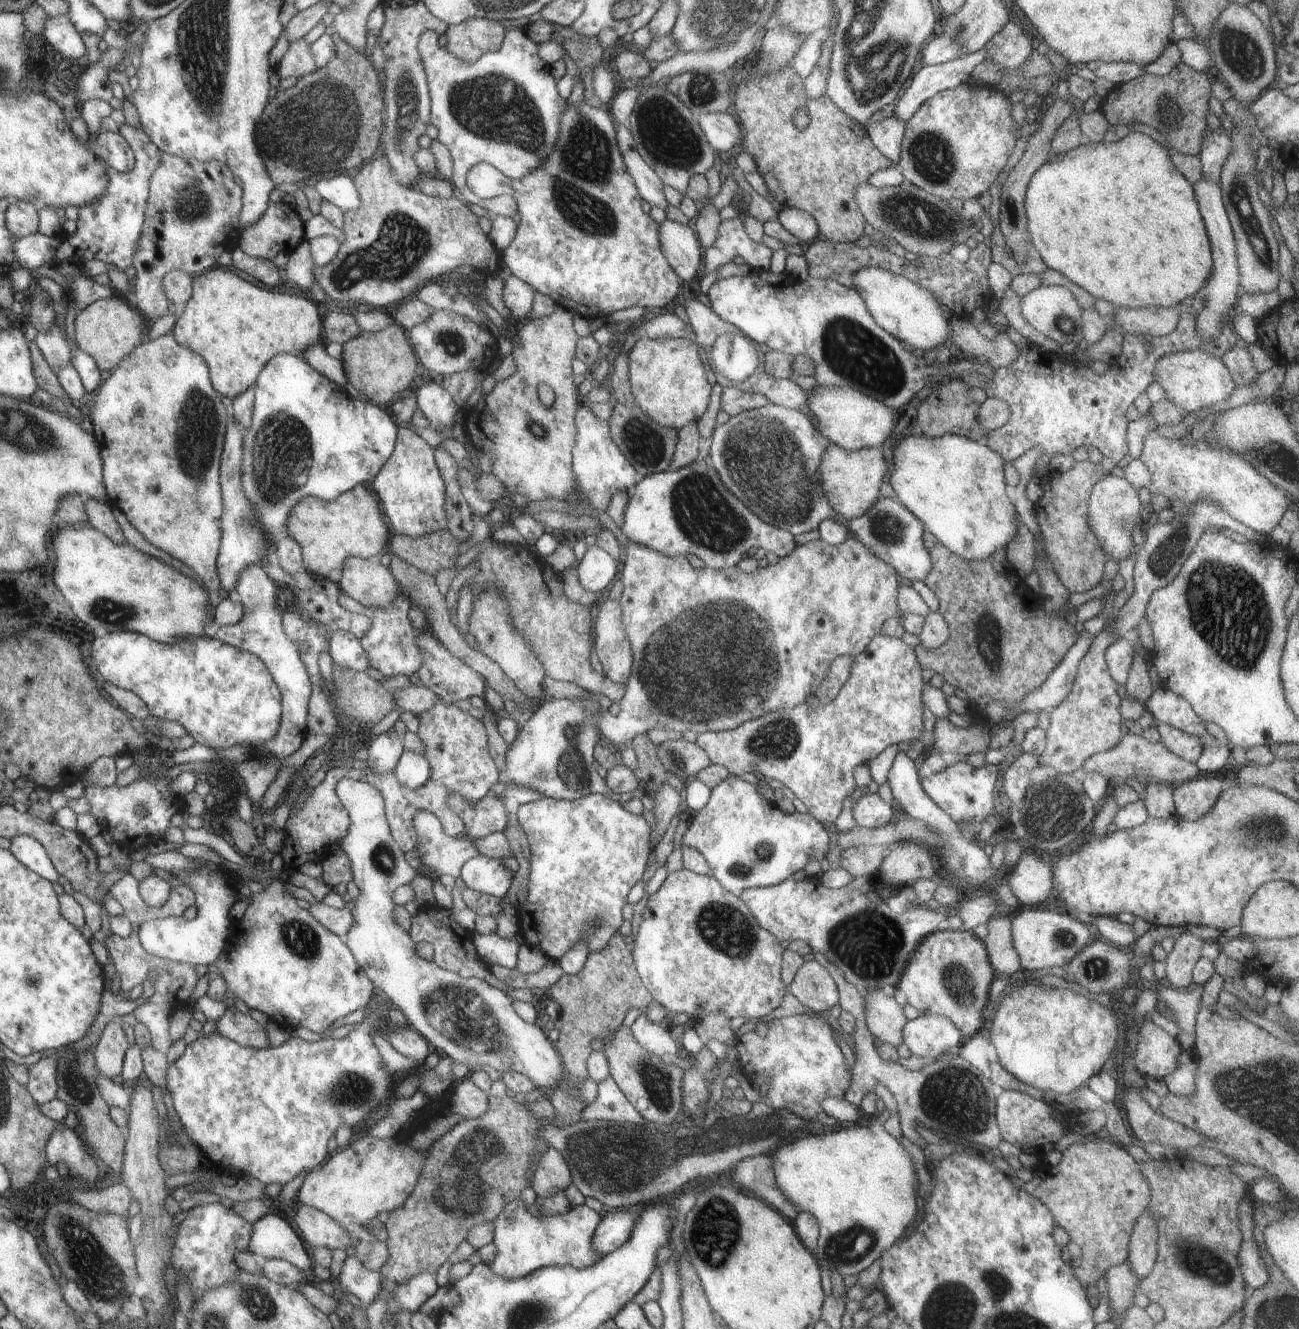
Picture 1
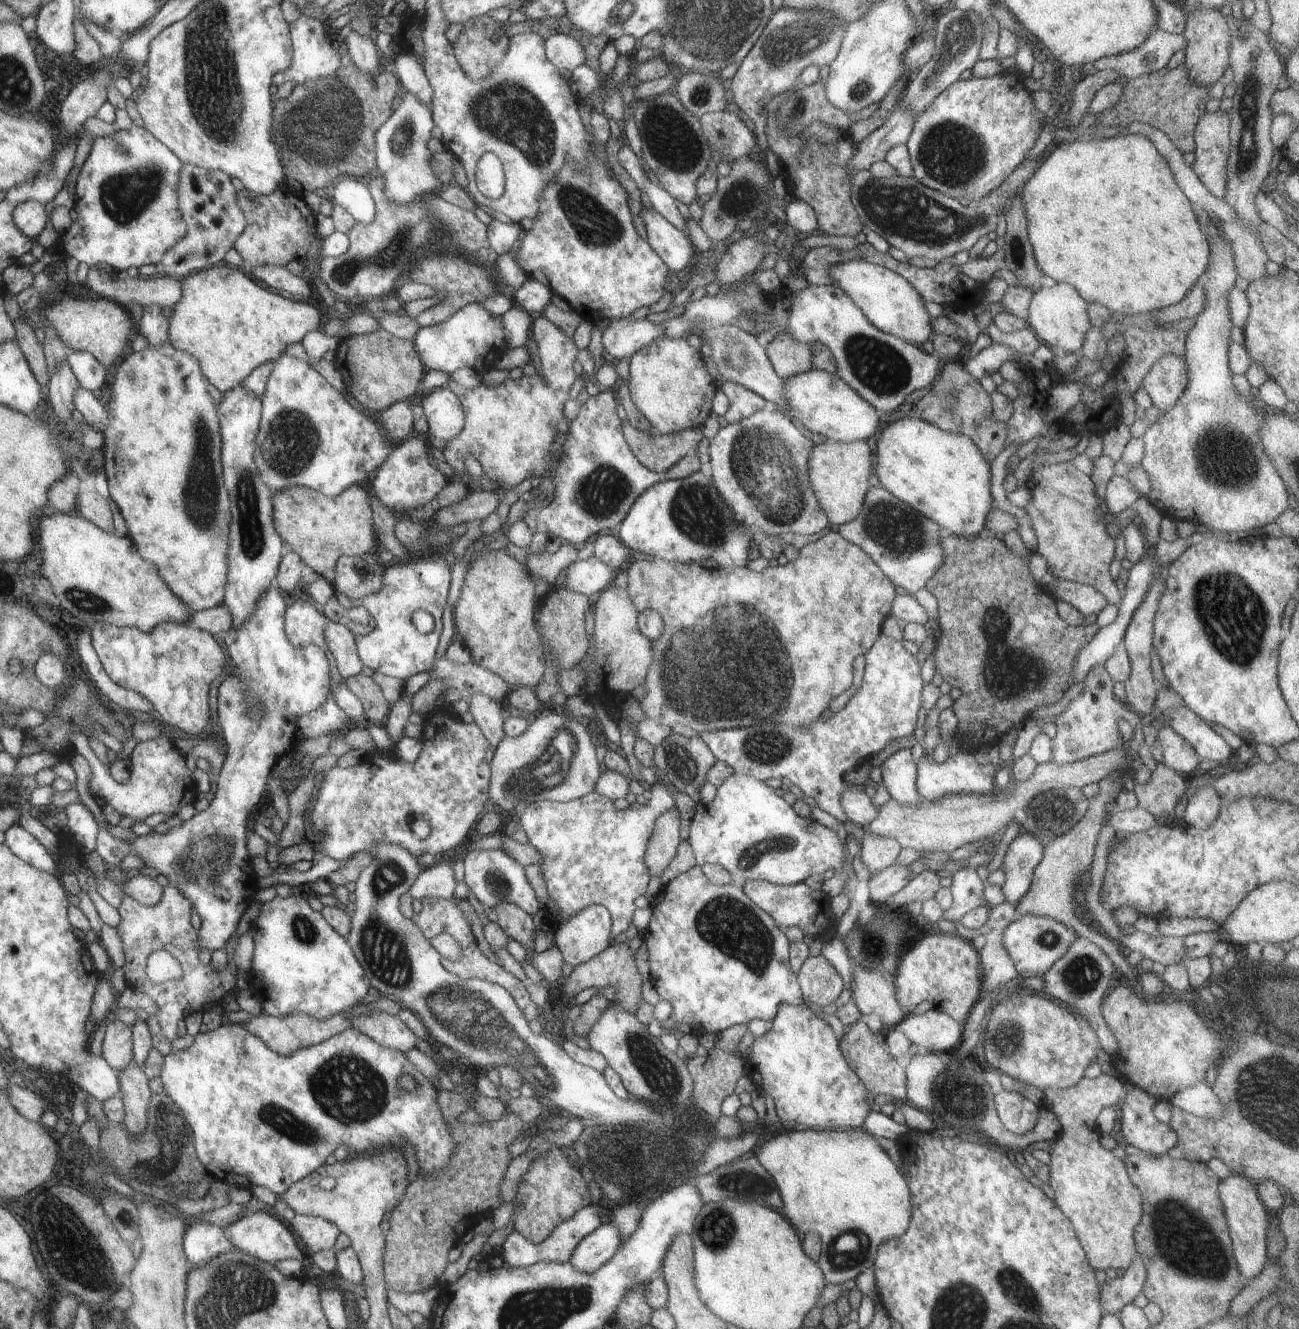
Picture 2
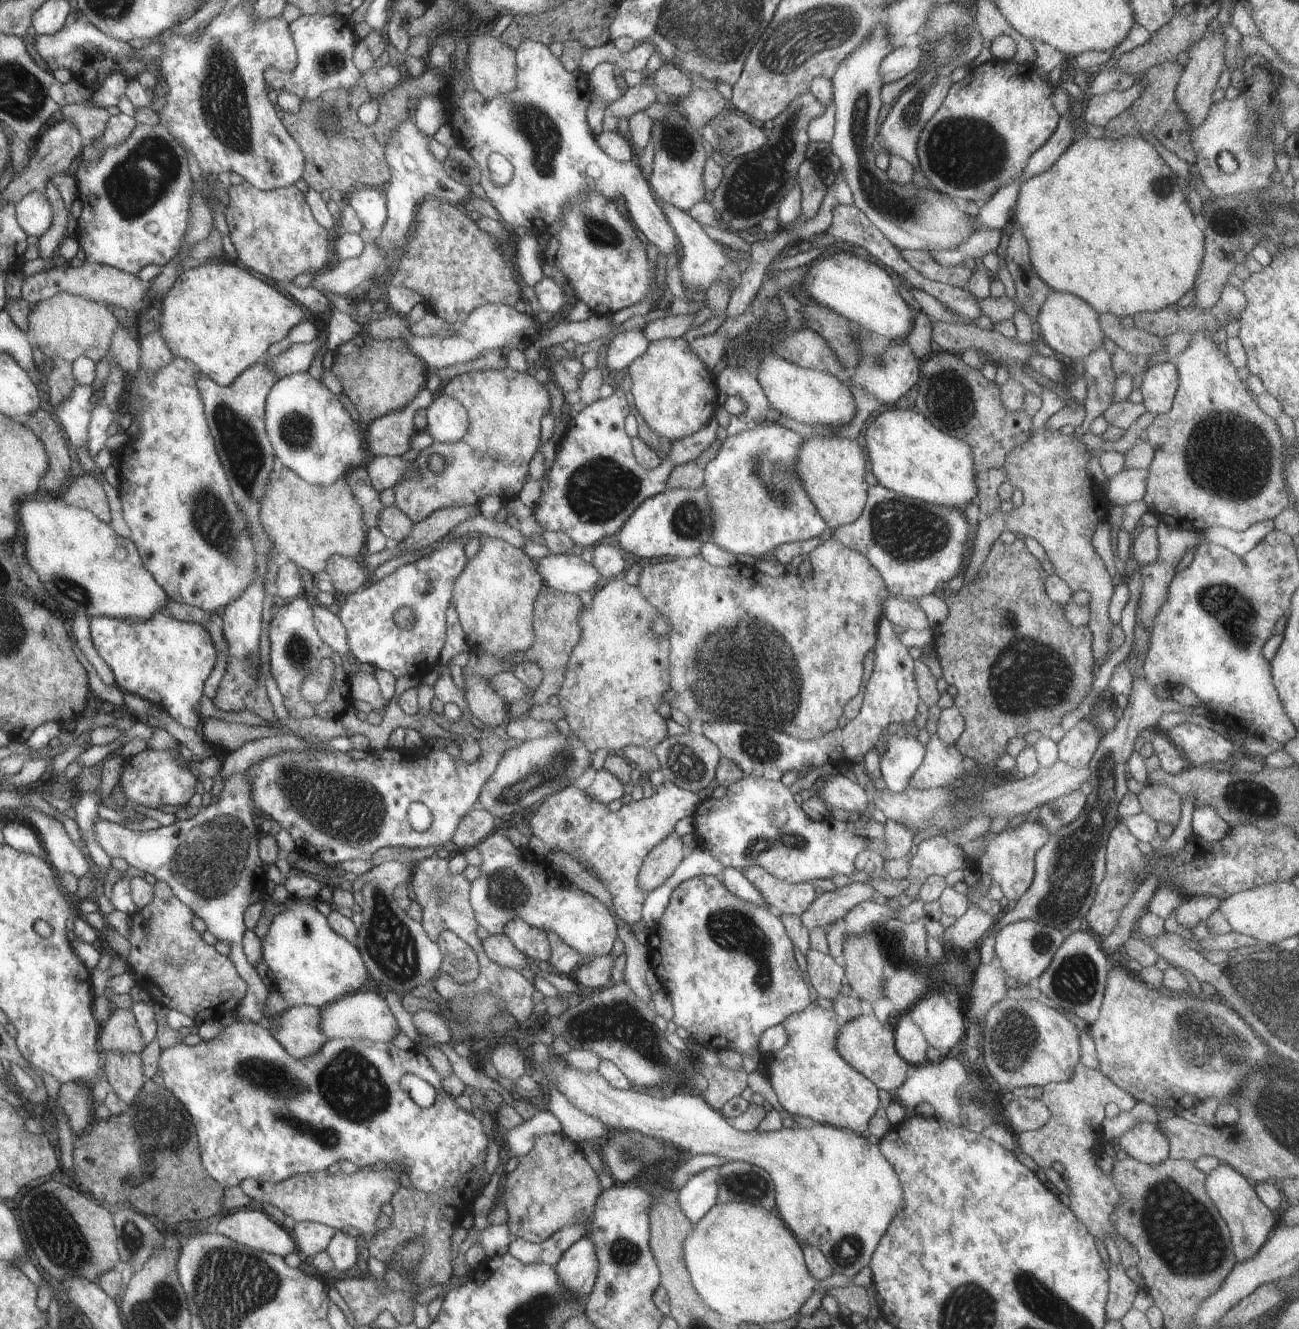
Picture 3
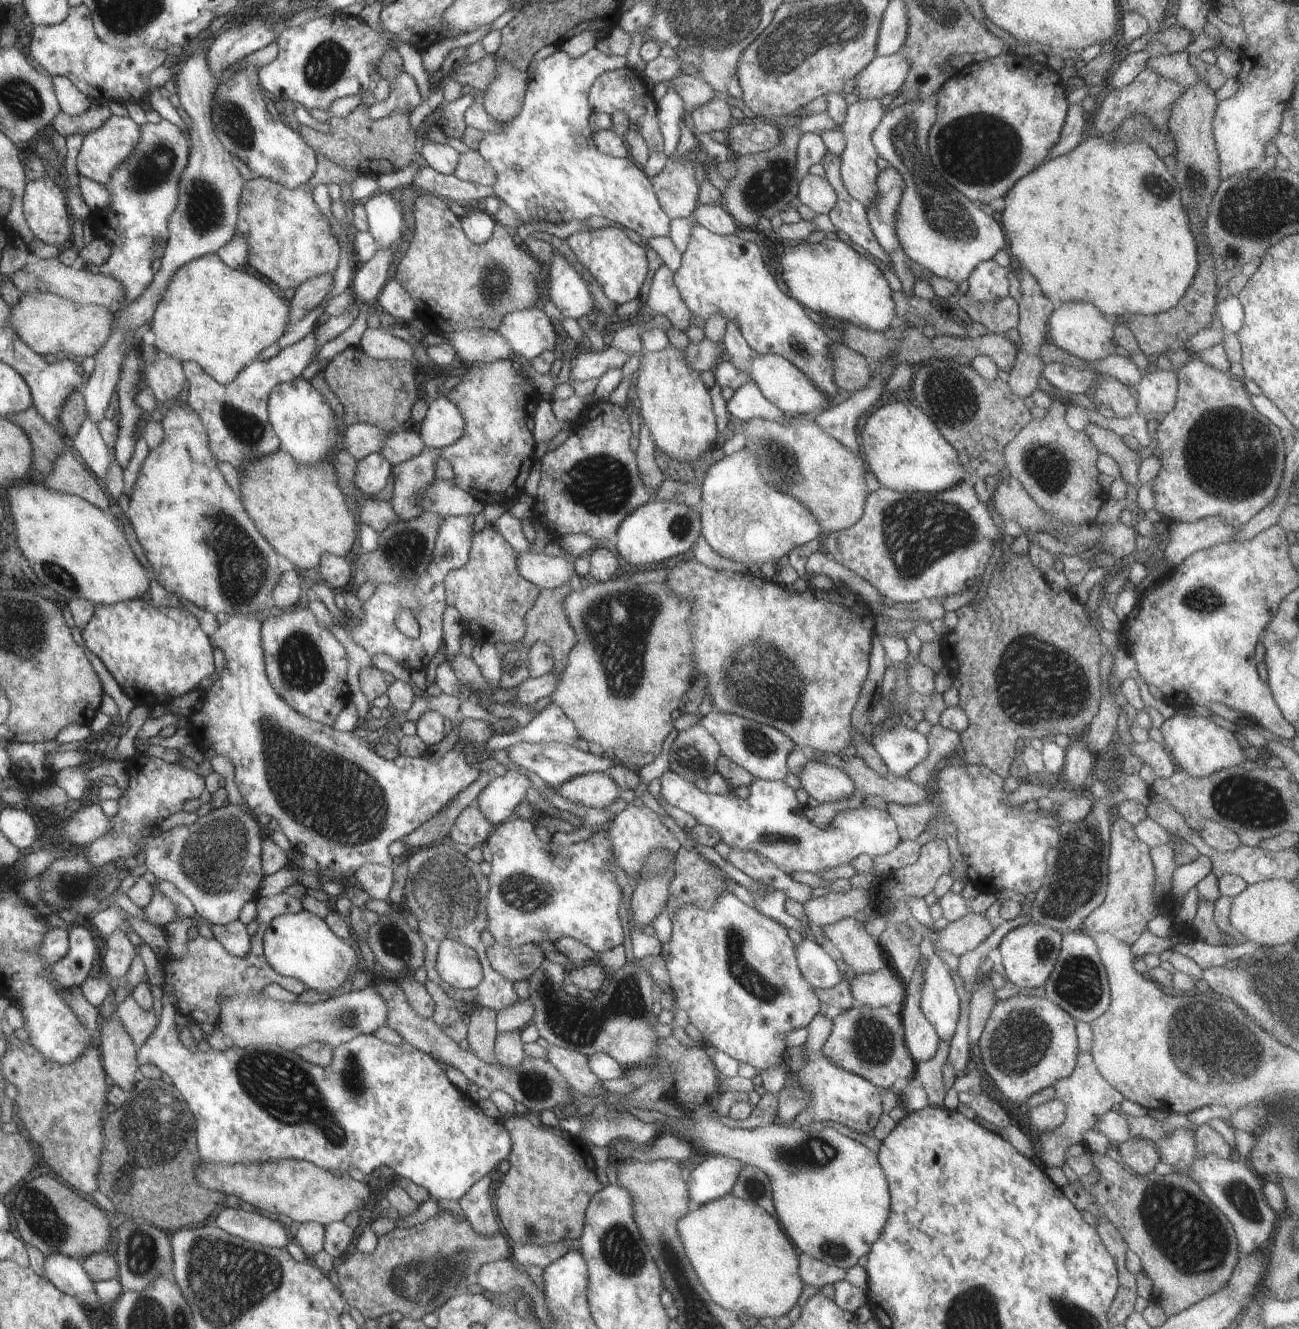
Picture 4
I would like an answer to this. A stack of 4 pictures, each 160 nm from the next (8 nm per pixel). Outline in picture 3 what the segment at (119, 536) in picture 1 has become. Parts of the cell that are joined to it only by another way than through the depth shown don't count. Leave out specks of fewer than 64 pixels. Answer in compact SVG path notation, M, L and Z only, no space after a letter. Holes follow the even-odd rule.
M77 474L70 481L64 496L60 496L68 506L91 511L103 522L111 522L108 498L99 482L89 474Z

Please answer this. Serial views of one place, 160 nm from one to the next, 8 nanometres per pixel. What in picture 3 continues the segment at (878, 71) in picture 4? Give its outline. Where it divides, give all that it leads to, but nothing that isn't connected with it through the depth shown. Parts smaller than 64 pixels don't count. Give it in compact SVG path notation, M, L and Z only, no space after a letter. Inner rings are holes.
M902 46L893 50L880 64L880 76L882 82L888 84L904 78L911 71L920 66L924 53L919 46Z

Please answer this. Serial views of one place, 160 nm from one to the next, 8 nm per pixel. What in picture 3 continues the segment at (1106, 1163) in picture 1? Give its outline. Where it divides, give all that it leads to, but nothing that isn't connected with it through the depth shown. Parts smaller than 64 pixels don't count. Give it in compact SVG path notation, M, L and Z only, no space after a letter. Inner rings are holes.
M1078 1064L1074 1076L1062 1083L1049 1083L1043 1087L1043 1096L1040 1099L1050 1110L1050 1121L1035 1132L1019 1133L1016 1143L1017 1151L1042 1150L1042 1156L1048 1154L1064 1166L1062 1180L1068 1187L1067 1197L1070 1200L1068 1208L1080 1220L1094 1240L1104 1239L1108 1235L1120 1253L1121 1267L1124 1269L1137 1267L1139 1262L1138 1252L1132 1244L1114 1230L1112 1212L1120 1202L1120 1190L1112 1180L1111 1173L1104 1173L1097 1162L1104 1150L1102 1135L1099 1129L1106 1118L1105 1107L1109 1103L1116 1103L1123 1110L1132 1110L1137 1101L1123 1089L1115 1086L1102 1072L1097 1069L1087 1068ZM1048 1150L1048 1152L1044 1152Z

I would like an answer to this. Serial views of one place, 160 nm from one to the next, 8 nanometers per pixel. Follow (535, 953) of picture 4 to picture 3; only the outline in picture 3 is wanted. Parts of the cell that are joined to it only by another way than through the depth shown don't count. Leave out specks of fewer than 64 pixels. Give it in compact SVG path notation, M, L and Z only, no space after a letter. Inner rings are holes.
M506 934L503 936L490 935L484 940L483 944L487 955L499 966L508 966L510 969L520 971L522 968L530 969L530 966L534 963L516 948Z

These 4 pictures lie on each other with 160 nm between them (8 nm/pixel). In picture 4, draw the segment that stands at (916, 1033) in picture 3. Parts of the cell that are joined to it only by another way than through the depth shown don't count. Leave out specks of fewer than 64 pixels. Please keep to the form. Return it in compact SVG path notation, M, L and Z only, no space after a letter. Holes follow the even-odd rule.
M918 960L912 980L906 984L906 996L899 1014L904 1030L904 1044L913 1061L926 1062L936 1054L940 1037L932 1023L926 1020L921 1008L921 992L924 984L922 960Z

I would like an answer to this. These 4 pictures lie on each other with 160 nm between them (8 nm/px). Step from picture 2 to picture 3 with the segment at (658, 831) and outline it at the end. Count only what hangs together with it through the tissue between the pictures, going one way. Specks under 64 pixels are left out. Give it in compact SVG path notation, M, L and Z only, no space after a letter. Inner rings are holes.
M672 832L660 844L654 846L644 858L638 884L644 892L652 892L660 884L664 884L672 872L678 868L686 856L681 837Z

